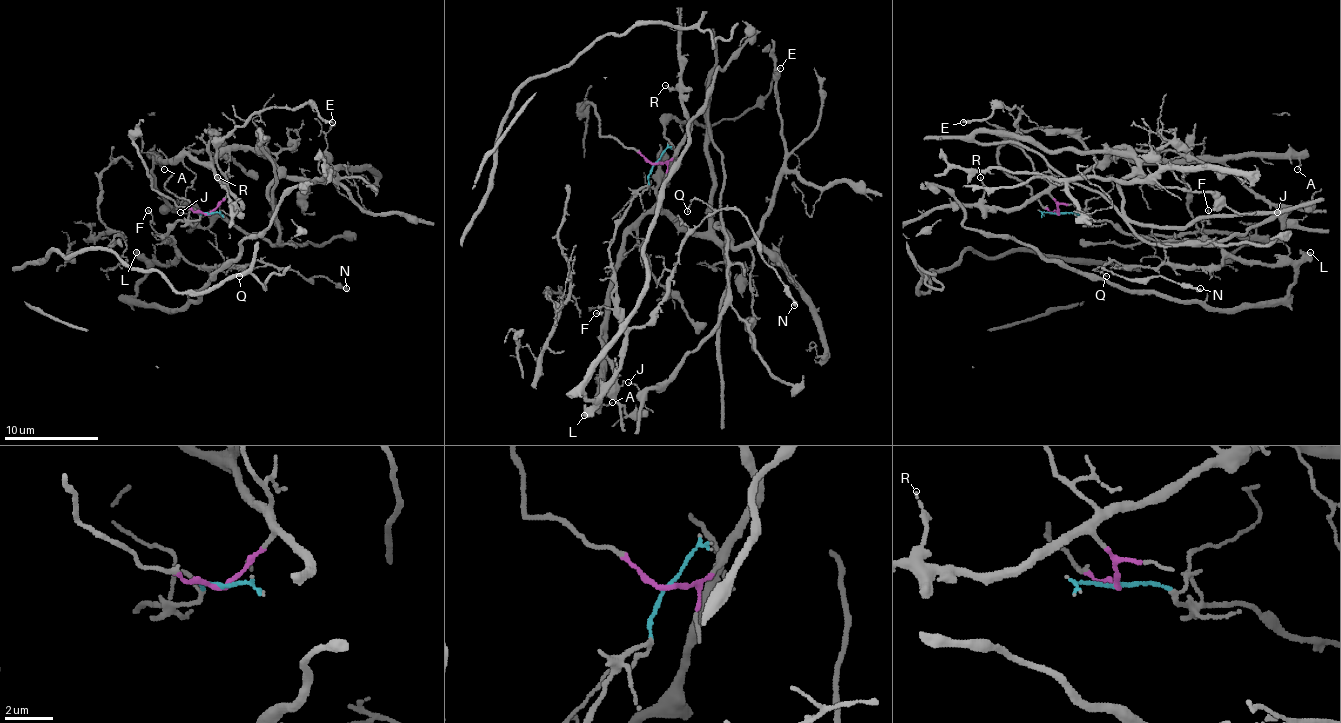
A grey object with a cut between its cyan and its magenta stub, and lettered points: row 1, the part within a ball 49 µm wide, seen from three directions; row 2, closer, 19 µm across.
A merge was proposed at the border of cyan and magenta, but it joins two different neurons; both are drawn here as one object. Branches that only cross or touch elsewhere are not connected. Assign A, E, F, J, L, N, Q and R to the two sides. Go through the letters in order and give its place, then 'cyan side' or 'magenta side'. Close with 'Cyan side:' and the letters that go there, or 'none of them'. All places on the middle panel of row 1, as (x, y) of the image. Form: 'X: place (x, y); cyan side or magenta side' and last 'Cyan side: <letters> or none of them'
A: place (612, 402); magenta side
E: place (780, 68); magenta side
F: place (596, 313); cyan side
J: place (628, 382); magenta side
L: place (584, 415); cyan side
N: place (794, 305); cyan side
Q: place (687, 211); cyan side
R: place (665, 85); magenta side
Cyan side: F, L, N, Q

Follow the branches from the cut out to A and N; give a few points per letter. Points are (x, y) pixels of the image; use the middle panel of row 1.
A: (656, 162), (675, 155), (663, 195), (625, 237), (623, 258), (611, 287), (602, 404), (611, 402)
N: (656, 162), (609, 247), (616, 317), (647, 324), (680, 244), (719, 209), (748, 221), (795, 305)

